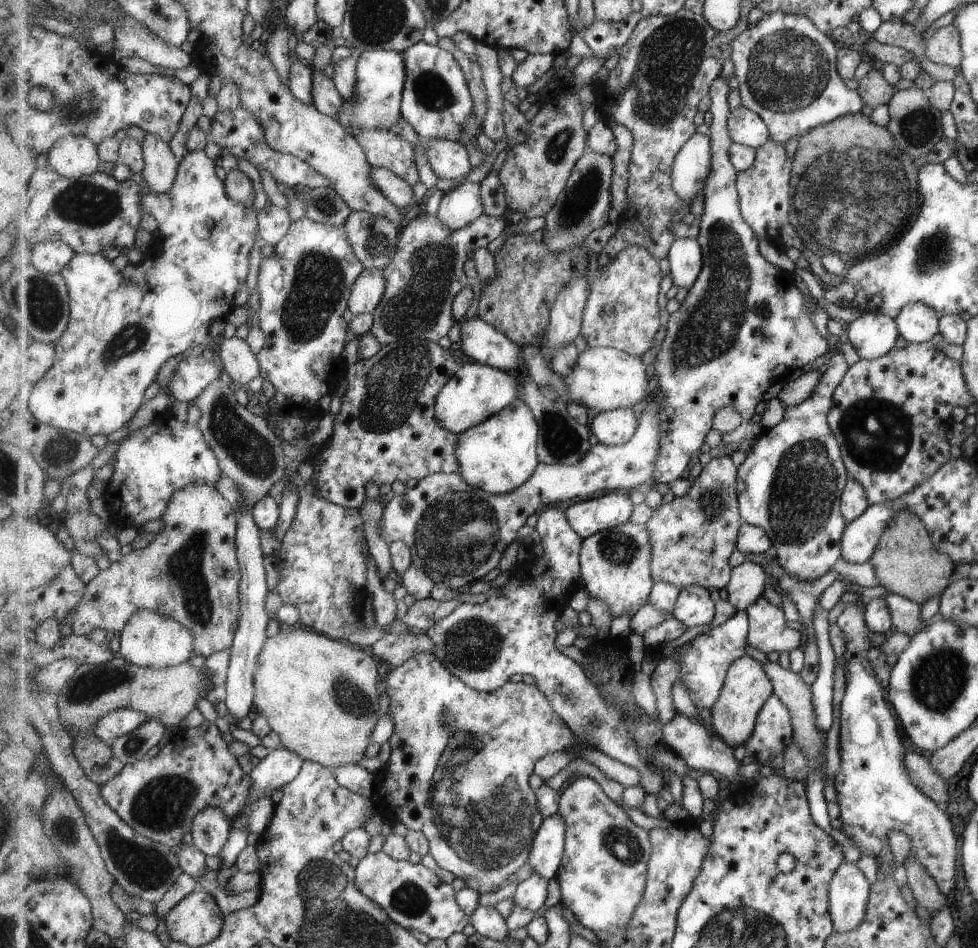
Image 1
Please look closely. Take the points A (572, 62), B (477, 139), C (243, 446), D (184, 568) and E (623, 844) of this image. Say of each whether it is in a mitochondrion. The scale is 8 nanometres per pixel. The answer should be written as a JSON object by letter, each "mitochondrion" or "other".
{"A":"other","B":"other","C":"mitochondrion","D":"mitochondrion","E":"mitochondrion"}

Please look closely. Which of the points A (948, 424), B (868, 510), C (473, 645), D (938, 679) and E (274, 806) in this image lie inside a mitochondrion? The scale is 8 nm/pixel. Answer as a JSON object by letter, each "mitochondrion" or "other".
{"A":"other","B":"other","C":"mitochondrion","D":"mitochondrion","E":"other"}

